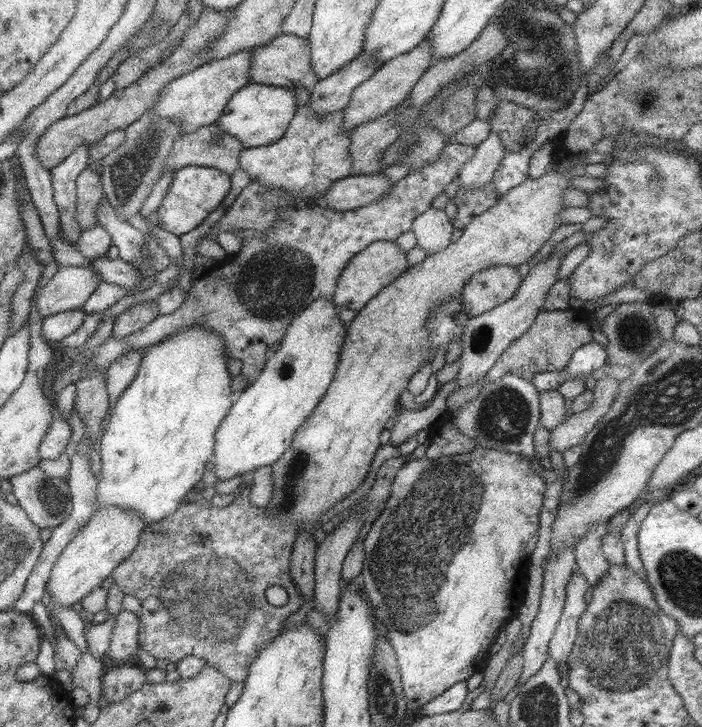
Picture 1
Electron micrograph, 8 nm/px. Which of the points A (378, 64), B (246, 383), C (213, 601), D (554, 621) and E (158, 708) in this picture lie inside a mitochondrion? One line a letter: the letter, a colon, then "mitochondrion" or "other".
A: other
B: other
C: mitochondrion
D: other
E: mitochondrion

